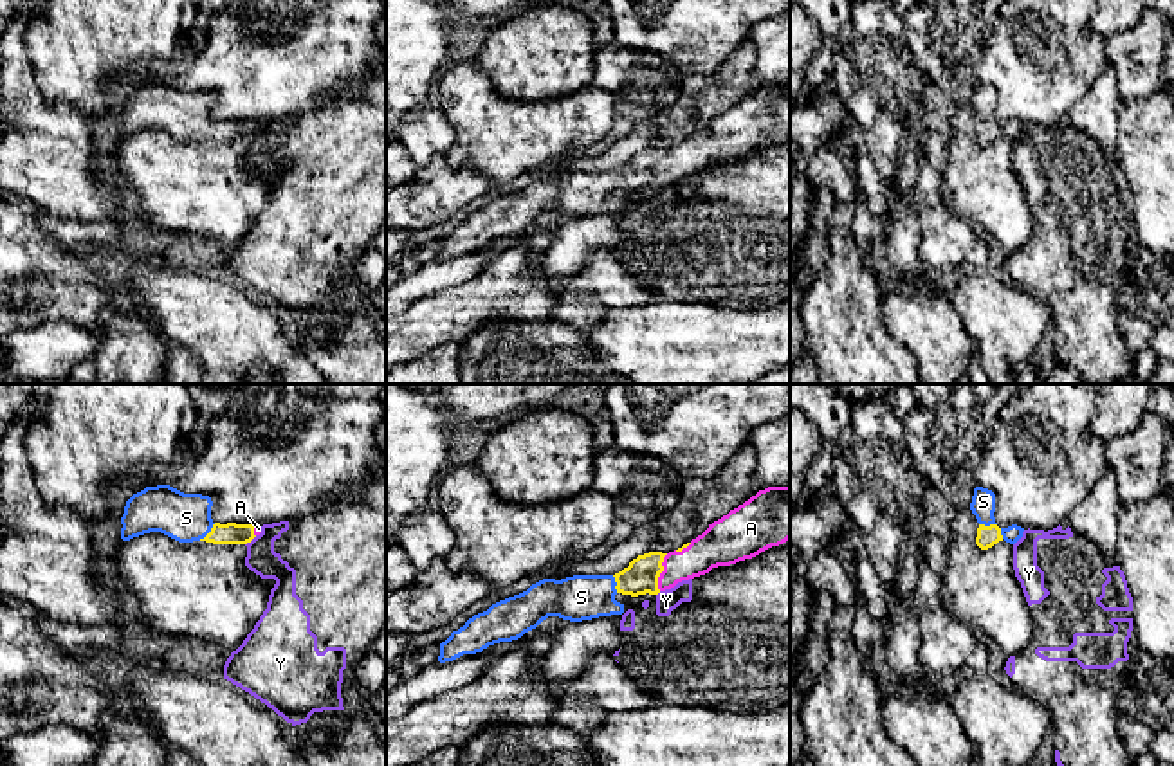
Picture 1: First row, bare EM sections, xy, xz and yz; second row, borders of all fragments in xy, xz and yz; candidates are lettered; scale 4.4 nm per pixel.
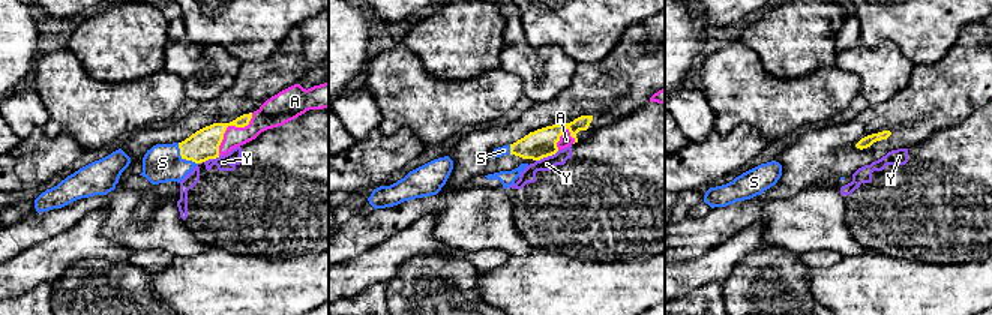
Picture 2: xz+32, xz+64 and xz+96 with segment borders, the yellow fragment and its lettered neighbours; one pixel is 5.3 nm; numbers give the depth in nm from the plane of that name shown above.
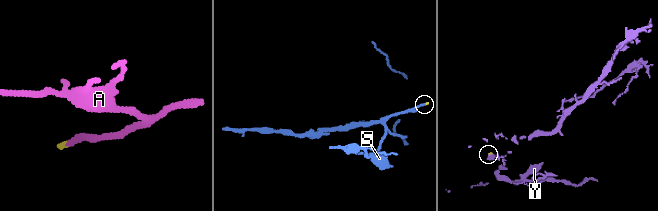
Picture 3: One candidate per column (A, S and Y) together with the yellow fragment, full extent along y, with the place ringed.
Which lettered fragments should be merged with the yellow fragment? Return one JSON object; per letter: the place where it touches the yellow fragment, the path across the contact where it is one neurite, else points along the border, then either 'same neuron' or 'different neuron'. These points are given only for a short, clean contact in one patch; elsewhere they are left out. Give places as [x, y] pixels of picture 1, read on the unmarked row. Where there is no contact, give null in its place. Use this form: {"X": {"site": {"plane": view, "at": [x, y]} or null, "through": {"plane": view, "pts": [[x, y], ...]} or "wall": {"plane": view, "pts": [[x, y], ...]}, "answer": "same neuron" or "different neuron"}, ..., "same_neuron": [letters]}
{"A": {"site": {"plane": "xz", "at": [662, 166]}, "through": {"plane": "xz", "pts": [[641, 173], [662, 166], [687, 159], [713, 145]]}, "answer": "same neuron"}, "S": {"site": {"plane": "xy", "at": [210, 128]}, "through": {"plane": "xy", "pts": [[220, 130], [210, 128], [186, 114]]}, "answer": "same neuron"}, "Y": {"site": {"plane": "xy", "at": [251, 136]}, "wall": {"plane": "xy", "pts": [[256, 132], [246, 141]]}, "answer": "different neuron"}, "same_neuron": ["A", "S"]}

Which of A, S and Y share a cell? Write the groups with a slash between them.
A S / Y

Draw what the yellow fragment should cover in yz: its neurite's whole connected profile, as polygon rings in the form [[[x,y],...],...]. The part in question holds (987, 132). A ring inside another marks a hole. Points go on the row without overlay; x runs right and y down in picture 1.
[[[976,83],[970,106],[979,119],[976,141],[981,146],[988,146],[1003,135],[1010,141],[1015,141],[1023,133],[1024,124],[1017,121],[1012,121],[1008,124],[997,123],[995,114],[994,114],[995,90],[992,87]]]

